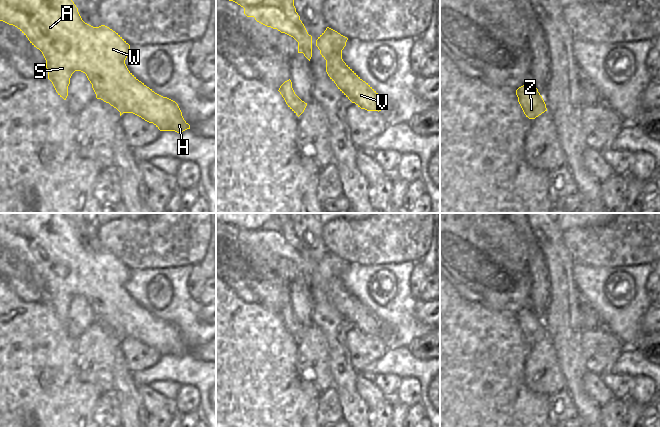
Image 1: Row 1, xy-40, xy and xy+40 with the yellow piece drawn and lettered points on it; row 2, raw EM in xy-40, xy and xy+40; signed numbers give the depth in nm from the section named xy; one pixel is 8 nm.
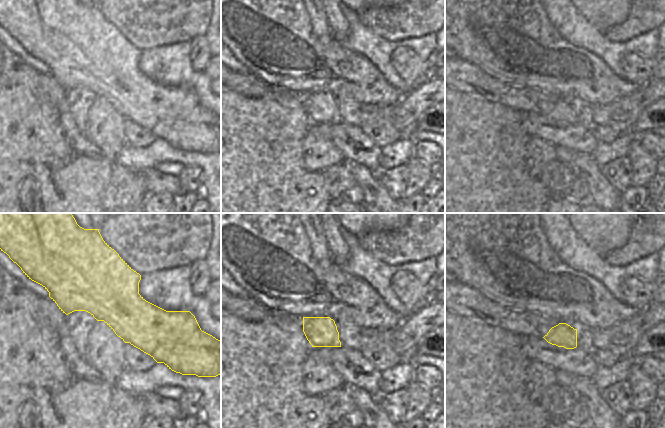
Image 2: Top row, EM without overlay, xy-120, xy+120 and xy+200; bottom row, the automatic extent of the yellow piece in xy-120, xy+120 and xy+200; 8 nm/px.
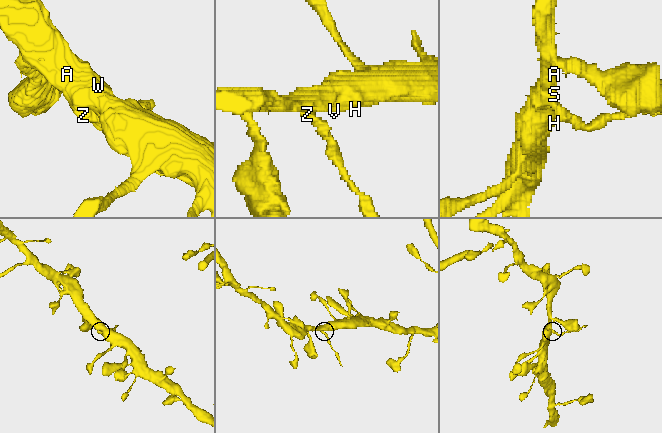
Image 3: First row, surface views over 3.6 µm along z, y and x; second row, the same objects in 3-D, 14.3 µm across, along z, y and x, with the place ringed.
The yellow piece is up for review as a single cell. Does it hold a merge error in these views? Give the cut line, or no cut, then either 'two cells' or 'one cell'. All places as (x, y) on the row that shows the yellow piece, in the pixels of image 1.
cut in xy along (296, 96), (299, 109), (302, 112); two cells

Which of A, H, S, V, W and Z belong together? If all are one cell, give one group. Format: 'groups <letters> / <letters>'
groups A H S V W / Z

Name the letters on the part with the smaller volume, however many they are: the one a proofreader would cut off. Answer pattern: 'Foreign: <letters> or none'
Foreign: Z

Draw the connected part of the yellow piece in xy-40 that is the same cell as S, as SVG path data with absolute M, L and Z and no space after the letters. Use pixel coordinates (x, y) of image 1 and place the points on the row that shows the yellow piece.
M0 0L0 21L17 27L30 43L42 52L46 60L48 79L64 100L68 96L72 74L75 71L81 71L86 74L92 84L96 98L116 108L120 116L123 113L133 113L153 123L160 131L181 133L190 129L190 125L184 120L175 101L155 93L128 70L125 60L130 52L130 45L118 33L105 25L93 27L85 23L72 0Z

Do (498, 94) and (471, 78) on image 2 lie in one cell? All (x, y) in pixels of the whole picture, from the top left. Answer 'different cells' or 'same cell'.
same cell

